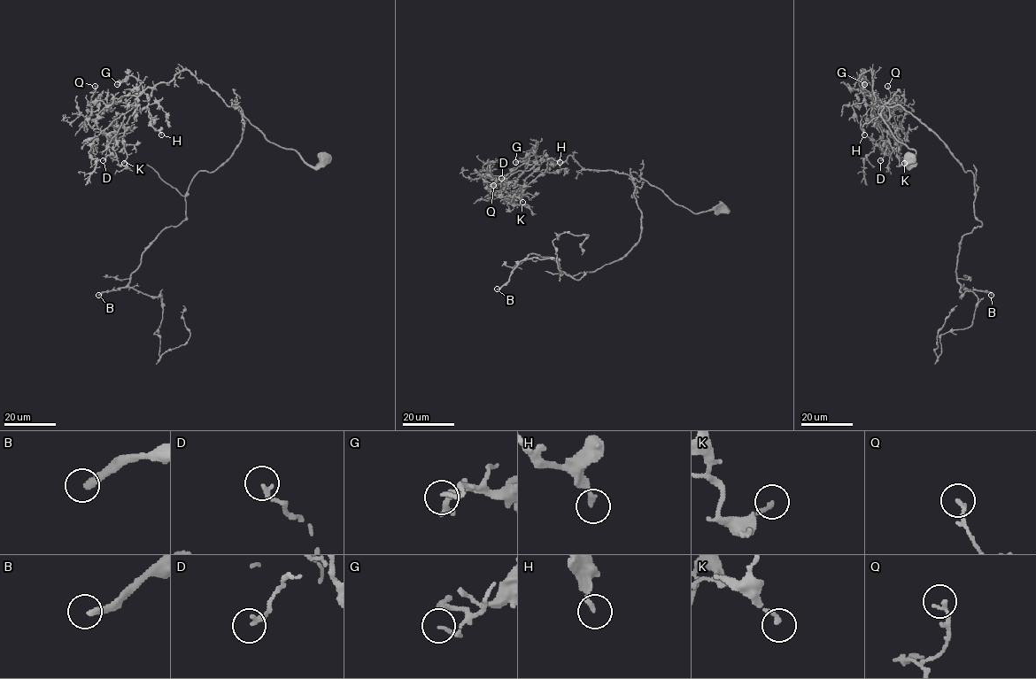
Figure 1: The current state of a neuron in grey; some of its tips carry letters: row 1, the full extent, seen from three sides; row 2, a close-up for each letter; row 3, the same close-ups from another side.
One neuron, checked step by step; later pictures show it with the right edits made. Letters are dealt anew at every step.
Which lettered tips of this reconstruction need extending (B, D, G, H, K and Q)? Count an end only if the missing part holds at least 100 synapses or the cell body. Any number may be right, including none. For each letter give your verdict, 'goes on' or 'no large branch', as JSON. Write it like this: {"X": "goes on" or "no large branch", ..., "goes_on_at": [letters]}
{"B": "goes on", "D": "no large branch", "G": "no large branch", "H": "no large branch", "K": "no large branch", "Q": "no large branch", "goes_on_at": ["B"]}

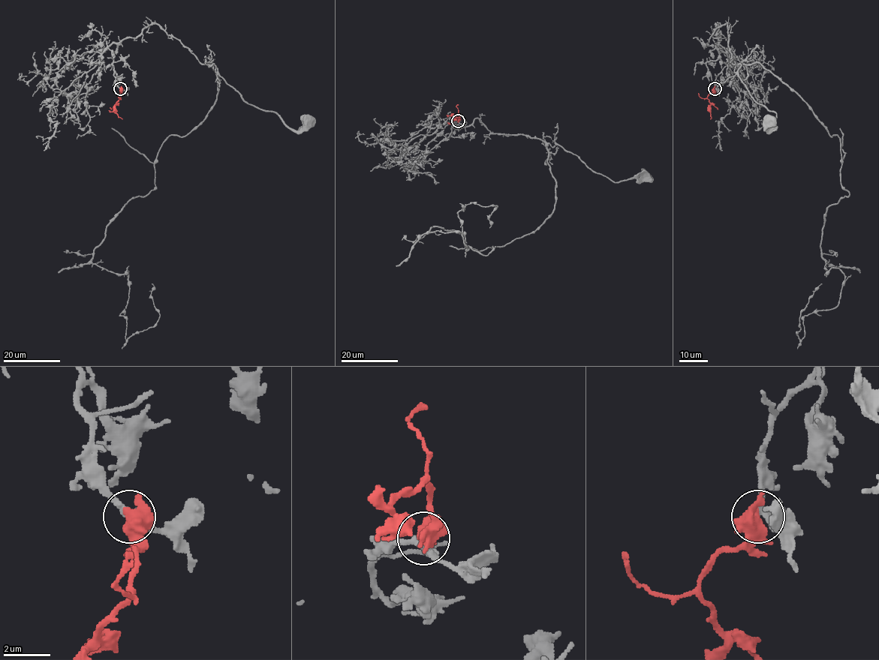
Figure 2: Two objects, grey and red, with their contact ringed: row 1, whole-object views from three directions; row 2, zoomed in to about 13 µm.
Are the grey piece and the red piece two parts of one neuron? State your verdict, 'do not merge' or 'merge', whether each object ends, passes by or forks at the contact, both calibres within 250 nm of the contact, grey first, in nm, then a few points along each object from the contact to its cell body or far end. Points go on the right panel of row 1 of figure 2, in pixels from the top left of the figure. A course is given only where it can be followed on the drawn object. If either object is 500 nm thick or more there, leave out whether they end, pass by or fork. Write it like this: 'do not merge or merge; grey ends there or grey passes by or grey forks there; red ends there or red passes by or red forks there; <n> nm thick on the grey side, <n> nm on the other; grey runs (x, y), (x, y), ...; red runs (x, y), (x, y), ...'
merge; grey passes by; red forks there; 240 nm thick on the grey side, 480 nm on the other; grey runs (714, 89), (729, 63), (720, 37), (712, 34), (727, 23), (738, 76), (776, 115), (772, 130), (770, 119); red runs (714, 89), (707, 97), (711, 104), (710, 119)

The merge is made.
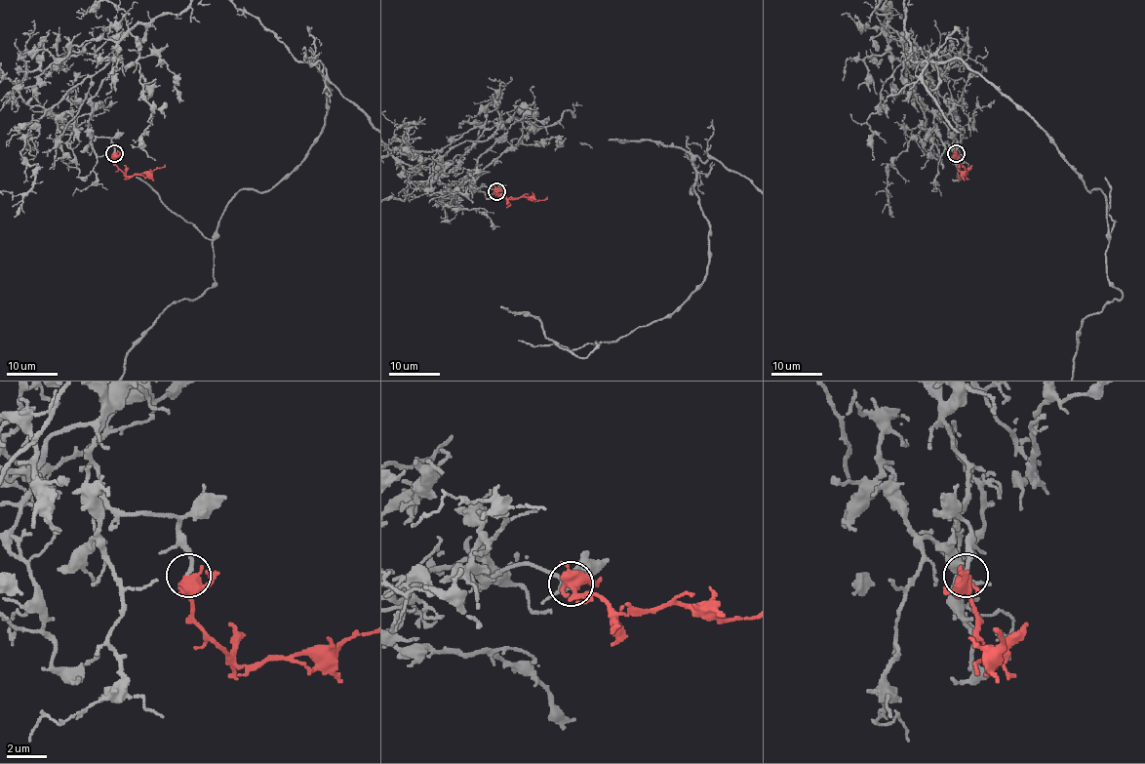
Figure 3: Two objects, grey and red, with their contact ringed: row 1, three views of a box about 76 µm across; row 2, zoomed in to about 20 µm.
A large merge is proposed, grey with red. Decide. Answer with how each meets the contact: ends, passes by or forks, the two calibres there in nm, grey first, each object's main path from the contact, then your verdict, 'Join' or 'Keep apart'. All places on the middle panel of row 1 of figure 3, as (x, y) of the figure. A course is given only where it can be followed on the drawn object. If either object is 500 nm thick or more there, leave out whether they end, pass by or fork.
At the ring grey ends. At the ring red forks. Thickness 190 nm (grey) against 400 nm. Course of red: (495, 191), (510, 199), (533, 197), (544, 201), (547, 197). Join

